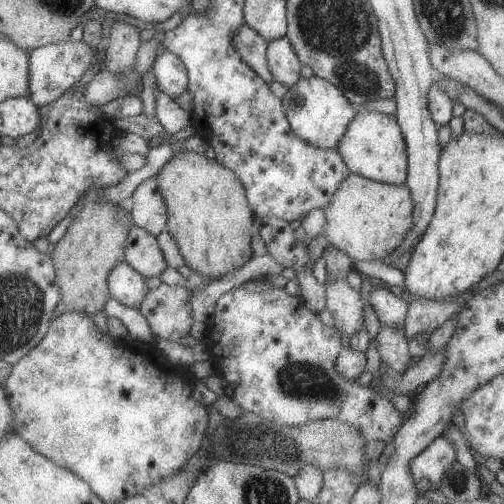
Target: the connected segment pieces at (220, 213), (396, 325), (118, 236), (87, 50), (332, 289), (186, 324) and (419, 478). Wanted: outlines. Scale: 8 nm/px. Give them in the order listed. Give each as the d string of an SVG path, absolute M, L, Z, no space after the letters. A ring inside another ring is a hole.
M194 151L177 152L160 170L159 191L164 197L169 214L167 229L174 237L185 264L193 273L208 278L218 278L242 268L253 257L251 240L255 231L256 216L250 208L246 189L233 170L222 166L215 159Z
M381 287L372 290L370 301L382 325L405 332L409 304L402 297Z
M93 189L79 201L79 212L75 220L50 253L61 294L55 317L59 317L67 311L78 311L87 314L90 318L96 313L104 313L107 298L110 296L107 281L109 274L118 263L125 260L125 242L132 226L130 214L118 205L100 203L96 197L97 191L98 189Z
M64 41L38 47L30 52L29 77L30 77L30 100L37 106L48 104L64 94L71 86L80 81L82 76L92 70L98 62L101 62L101 69L104 69L107 58L103 55L98 58L98 47L90 46L82 41Z
M346 279L337 281L326 280L327 310L331 312L334 318L334 326L343 334L344 340L348 341L352 335L356 335L361 329L364 329L364 302L360 292L348 285Z
M162 283L158 288L150 289L138 309L146 318L155 337L169 341L180 342L180 340L186 338L194 321L191 307L191 291L189 288L180 285Z
M444 436L433 440L415 456L409 464L409 469L420 494L439 489L447 469L456 460L455 446Z

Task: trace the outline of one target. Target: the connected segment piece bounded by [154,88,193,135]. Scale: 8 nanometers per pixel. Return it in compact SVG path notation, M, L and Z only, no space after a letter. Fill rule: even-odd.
M160 88L158 91L160 93L156 96L157 105L154 115L158 117L167 134L176 134L193 125L192 113L184 111L173 98L162 92Z

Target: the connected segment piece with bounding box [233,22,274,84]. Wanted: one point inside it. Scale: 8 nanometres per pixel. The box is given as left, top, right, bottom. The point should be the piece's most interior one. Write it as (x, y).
(251, 46)

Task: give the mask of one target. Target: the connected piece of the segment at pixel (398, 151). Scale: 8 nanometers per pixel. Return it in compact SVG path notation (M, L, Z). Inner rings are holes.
M358 110L339 142L338 152L351 173L389 185L405 185L408 180L407 148L396 115Z

